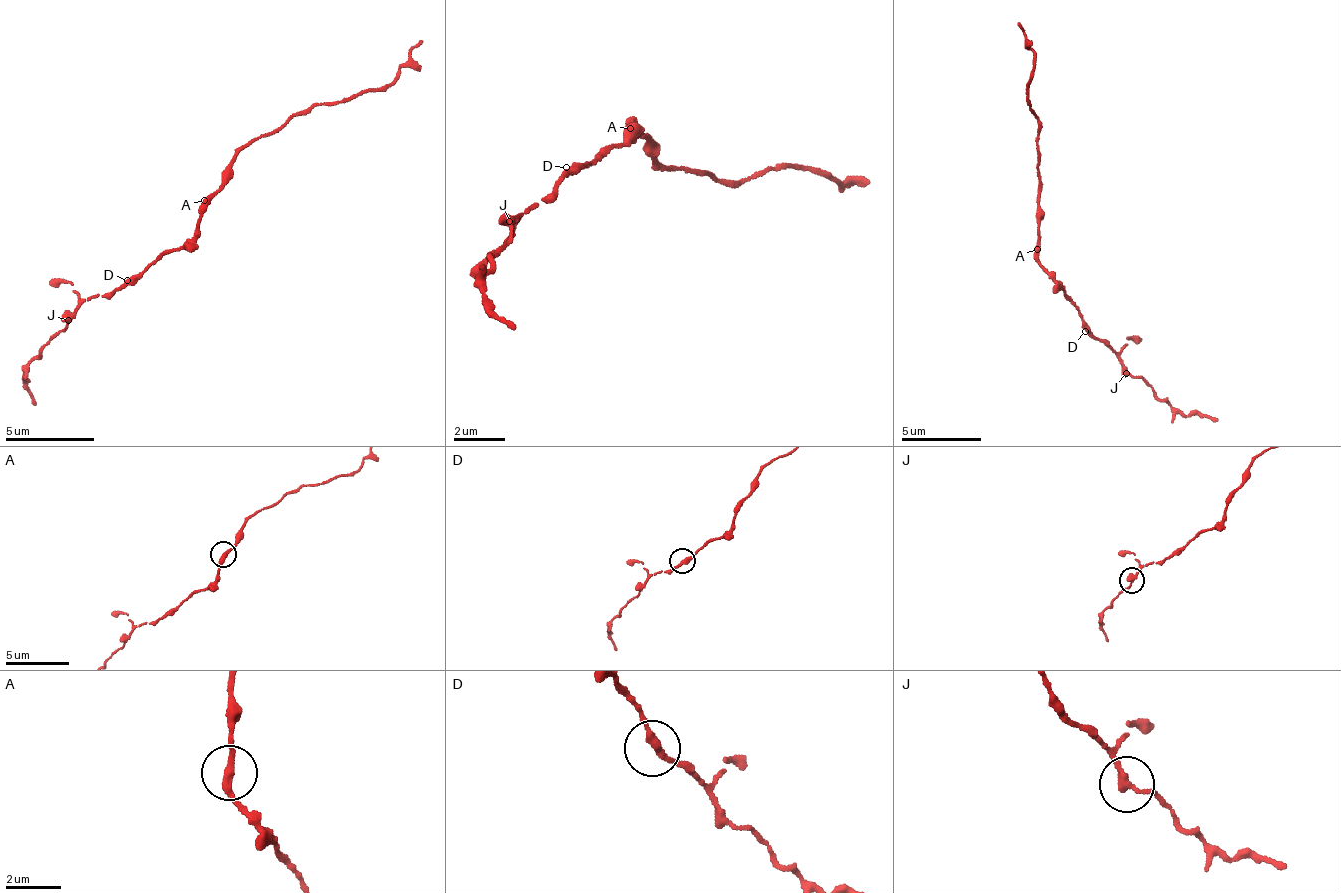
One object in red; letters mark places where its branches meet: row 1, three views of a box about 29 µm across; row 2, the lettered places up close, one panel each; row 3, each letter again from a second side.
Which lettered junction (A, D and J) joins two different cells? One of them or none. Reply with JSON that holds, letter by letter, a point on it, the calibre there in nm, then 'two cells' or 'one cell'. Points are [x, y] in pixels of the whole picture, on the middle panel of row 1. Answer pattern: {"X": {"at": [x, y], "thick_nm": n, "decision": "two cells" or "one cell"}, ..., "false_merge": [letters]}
{"A": {"at": [630, 128], "thick_nm": 280, "decision": "one cell"}, "D": {"at": [566, 167], "thick_nm": 260, "decision": "one cell"}, "J": {"at": [509, 221], "thick_nm": 280, "decision": "one cell"}, "false_merge": []}

